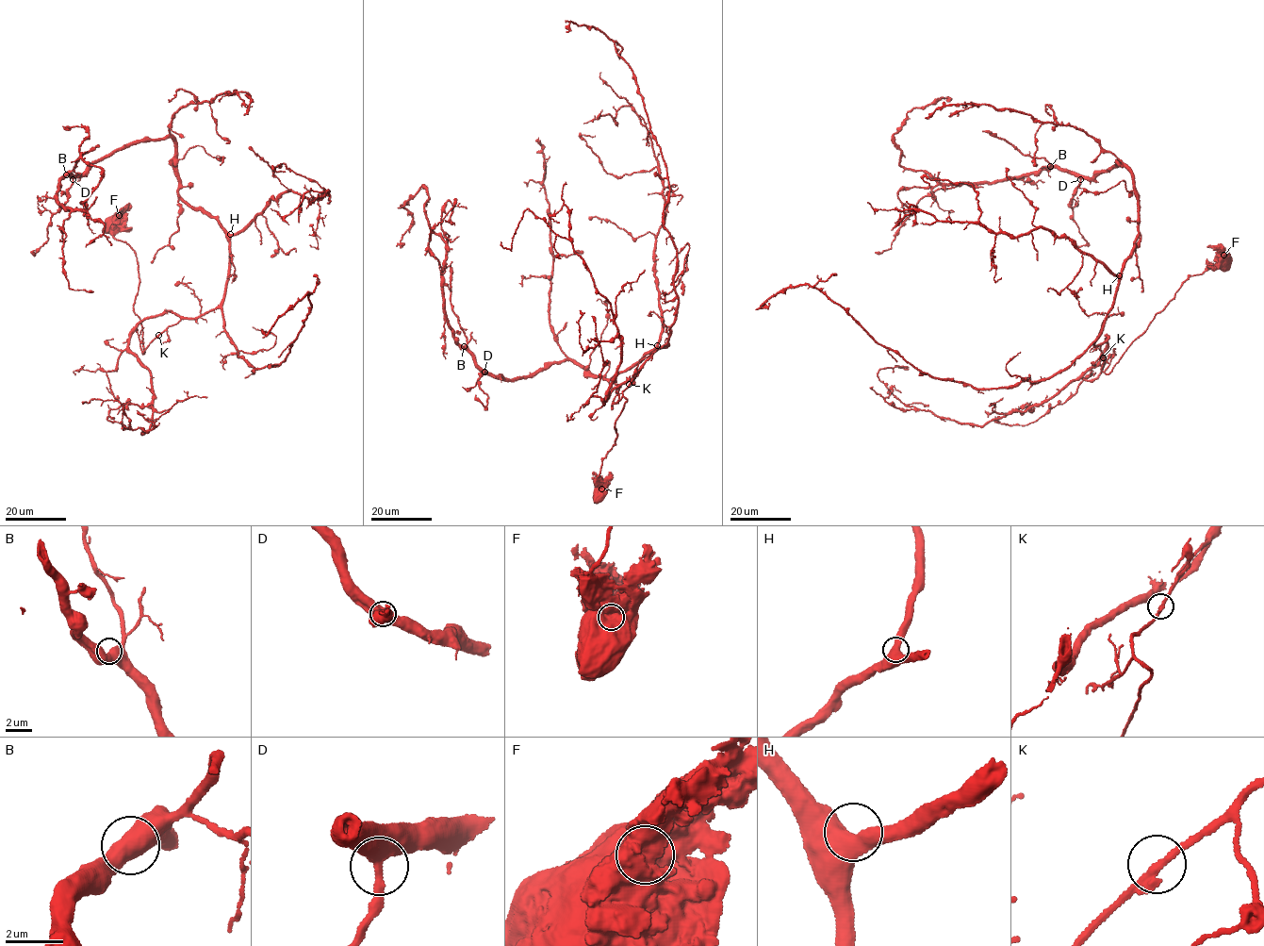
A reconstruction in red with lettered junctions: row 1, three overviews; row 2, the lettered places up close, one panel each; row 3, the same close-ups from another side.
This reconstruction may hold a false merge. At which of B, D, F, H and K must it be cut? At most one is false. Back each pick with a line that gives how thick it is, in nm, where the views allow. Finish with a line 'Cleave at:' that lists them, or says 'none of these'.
F: 950 nm thick
Cleave at: F

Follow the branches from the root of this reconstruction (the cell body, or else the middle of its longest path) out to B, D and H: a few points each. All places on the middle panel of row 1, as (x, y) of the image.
B: (600, 491), (597, 476), (615, 442), (622, 391), (667, 344), (605, 380), (570, 359), (500, 379), (464, 346)
D: (600, 491), (597, 476), (615, 442), (622, 391), (667, 344), (605, 380), (570, 359), (509, 379), (484, 372)
H: (600, 491), (597, 476), (615, 442), (614, 426), (627, 399), (622, 392), (652, 353), (668, 345), (657, 345)

